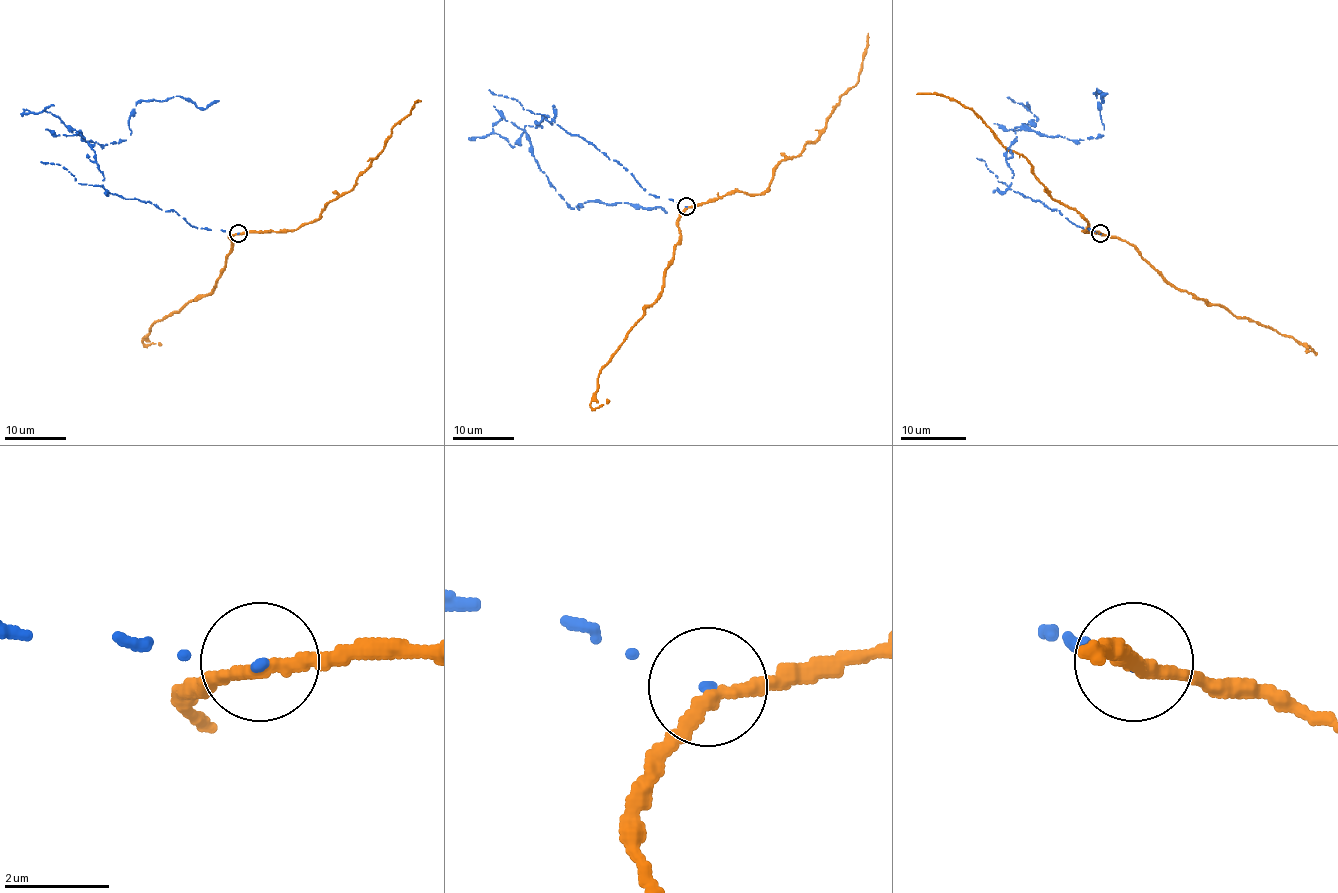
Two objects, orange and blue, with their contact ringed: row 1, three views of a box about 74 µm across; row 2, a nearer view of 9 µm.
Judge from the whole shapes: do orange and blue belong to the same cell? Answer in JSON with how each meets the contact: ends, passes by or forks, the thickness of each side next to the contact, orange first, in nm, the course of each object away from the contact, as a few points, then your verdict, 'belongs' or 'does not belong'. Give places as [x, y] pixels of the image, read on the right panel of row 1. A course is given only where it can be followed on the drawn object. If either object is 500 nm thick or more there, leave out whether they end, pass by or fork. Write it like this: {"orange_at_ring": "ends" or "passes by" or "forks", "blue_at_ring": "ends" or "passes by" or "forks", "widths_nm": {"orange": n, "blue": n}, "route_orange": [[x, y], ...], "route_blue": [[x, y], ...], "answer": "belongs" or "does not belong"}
{"orange_at_ring": "passes by", "blue_at_ring": "ends", "widths_nm": {"orange": 280, "blue": 100}, "route_orange": [[1102, 234], [1084, 231], [1085, 221], [1052, 199], [1025, 157], [1008, 150], [967, 107], [939, 94], [916, 94]], "route_blue": [[1100, 234], [1013, 191], [1006, 150], [1016, 127], [1072, 140], [1103, 135], [1095, 93], [1102, 101], [1107, 93]], "answer": "does not belong"}

